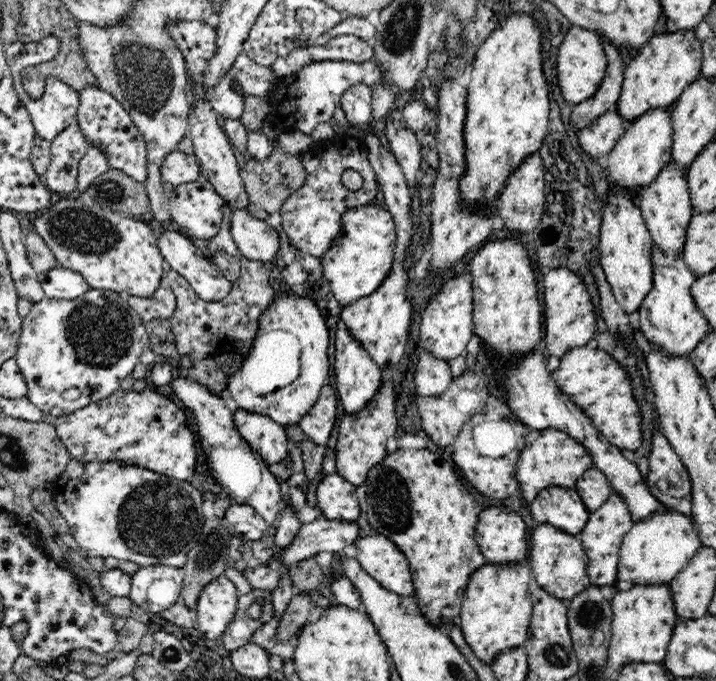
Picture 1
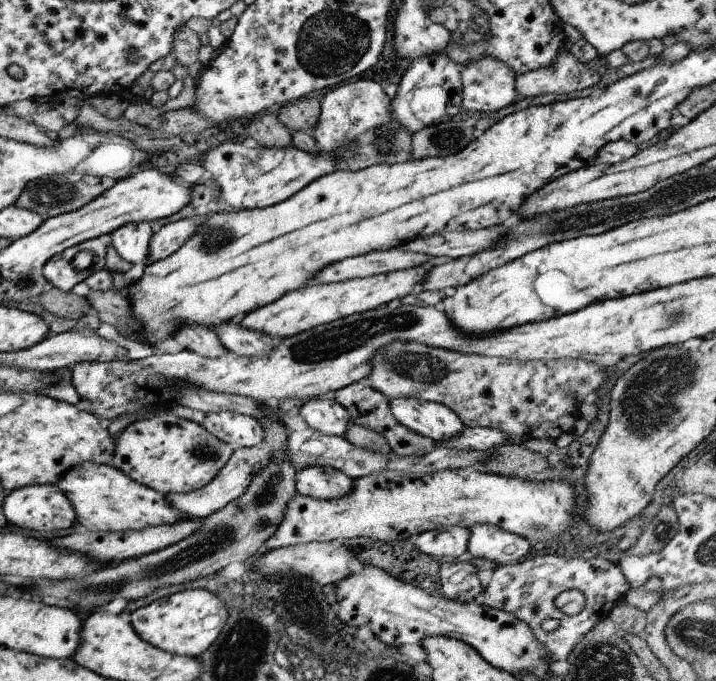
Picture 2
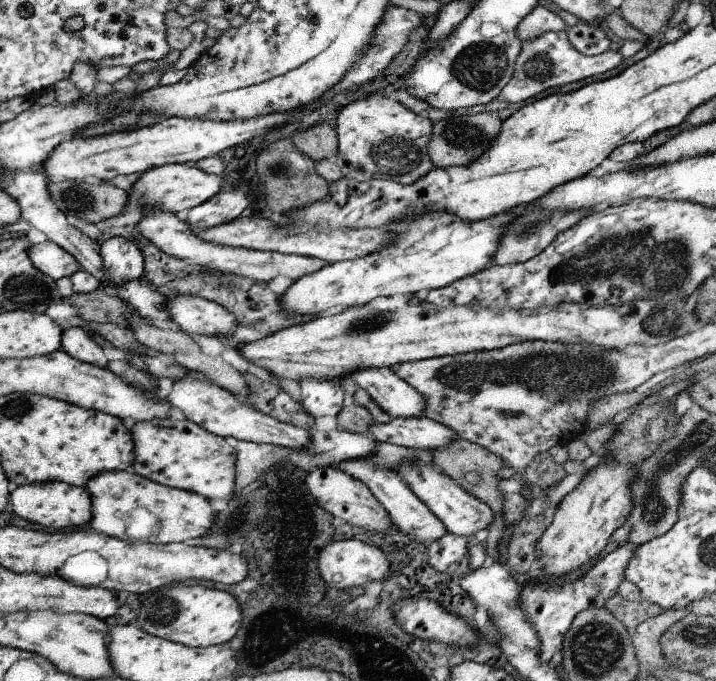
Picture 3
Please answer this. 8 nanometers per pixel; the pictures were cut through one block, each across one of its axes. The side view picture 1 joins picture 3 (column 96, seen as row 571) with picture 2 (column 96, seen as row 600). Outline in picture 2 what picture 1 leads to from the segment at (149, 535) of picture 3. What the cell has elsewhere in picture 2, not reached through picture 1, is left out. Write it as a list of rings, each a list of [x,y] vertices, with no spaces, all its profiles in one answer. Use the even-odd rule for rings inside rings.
[[[81,462],[79,466],[69,468],[59,478],[56,486],[67,496],[75,514],[75,521],[89,531],[102,533],[137,531],[147,526],[171,526],[187,518],[187,514],[177,512],[165,500],[165,495],[137,484],[110,465]]]

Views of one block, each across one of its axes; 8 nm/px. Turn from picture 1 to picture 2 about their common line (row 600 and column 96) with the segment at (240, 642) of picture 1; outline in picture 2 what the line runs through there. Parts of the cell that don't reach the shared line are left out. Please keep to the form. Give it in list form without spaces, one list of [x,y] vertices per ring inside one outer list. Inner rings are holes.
[[[102,235],[60,251],[45,262],[41,274],[49,286],[71,291],[89,274],[104,269],[105,248],[109,243],[109,236]]]

